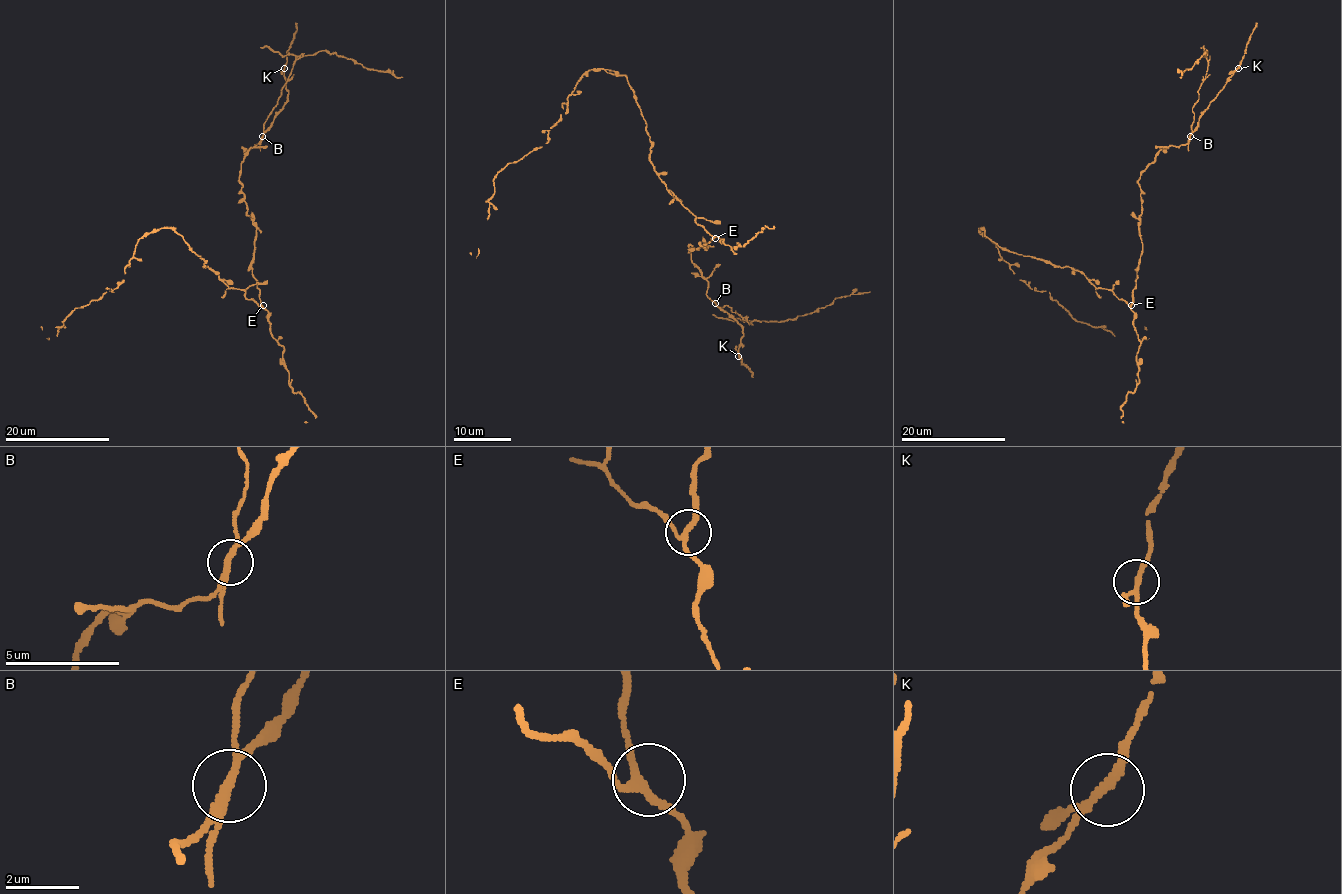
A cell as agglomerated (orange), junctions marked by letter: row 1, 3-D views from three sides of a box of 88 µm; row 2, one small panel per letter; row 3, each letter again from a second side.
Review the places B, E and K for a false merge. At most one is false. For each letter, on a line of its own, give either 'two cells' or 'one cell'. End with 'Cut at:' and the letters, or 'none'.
B: two cells
E: one cell
K: one cell
Cut at: B

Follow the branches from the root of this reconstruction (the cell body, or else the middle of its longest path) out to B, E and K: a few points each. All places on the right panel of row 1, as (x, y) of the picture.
B: (1116, 295), (1129, 305), (1132, 301), (1142, 252), (1140, 174), (1162, 148), (1184, 145), (1190, 136)
E: (1116, 295), (1131, 305)
K: (1116, 295), (1129, 305), (1132, 301), (1142, 252), (1140, 174), (1162, 148), (1187, 143), (1200, 115), (1238, 68)

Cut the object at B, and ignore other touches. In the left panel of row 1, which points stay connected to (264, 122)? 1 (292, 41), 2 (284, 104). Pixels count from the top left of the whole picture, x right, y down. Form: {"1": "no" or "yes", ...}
{"1": "no", "2": "no"}

